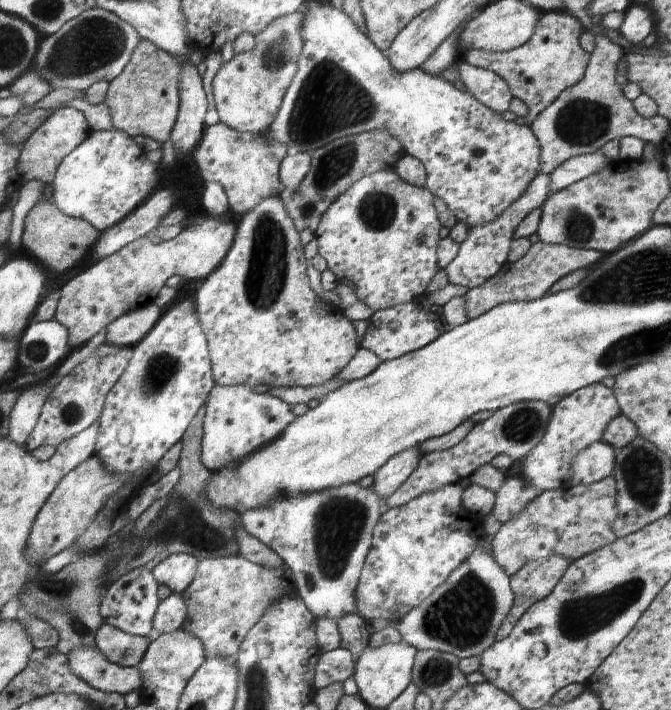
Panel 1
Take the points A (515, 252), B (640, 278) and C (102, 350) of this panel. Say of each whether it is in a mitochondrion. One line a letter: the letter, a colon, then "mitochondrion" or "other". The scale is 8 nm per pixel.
A: other
B: mitochondrion
C: other

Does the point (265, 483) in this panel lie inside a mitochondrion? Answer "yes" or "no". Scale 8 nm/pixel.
no

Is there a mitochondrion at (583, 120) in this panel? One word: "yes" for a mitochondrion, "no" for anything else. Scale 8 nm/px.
yes

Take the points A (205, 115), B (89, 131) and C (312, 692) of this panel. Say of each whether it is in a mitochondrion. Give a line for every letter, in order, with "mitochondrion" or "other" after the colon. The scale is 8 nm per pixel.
A: other
B: other
C: other

